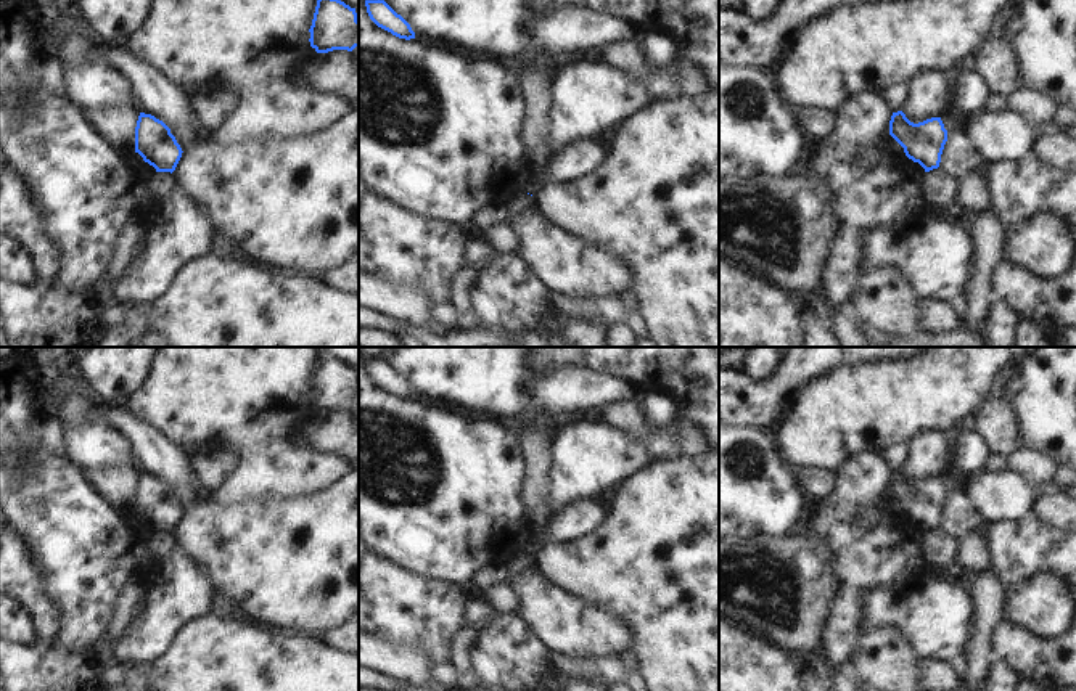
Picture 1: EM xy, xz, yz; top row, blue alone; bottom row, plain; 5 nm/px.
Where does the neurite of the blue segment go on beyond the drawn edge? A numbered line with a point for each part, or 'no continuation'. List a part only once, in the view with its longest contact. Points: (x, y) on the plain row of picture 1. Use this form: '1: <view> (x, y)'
no continuation

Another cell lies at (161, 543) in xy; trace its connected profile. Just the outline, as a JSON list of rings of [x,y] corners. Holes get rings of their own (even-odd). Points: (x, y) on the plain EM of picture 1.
[[[156,532],[150,543],[151,561],[161,562],[175,546],[175,537],[170,532]]]

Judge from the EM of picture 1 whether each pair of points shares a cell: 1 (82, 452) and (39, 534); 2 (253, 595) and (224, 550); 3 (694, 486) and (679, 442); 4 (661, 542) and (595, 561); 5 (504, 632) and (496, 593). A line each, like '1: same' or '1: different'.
1: different
2: same
3: different
4: same
5: different

